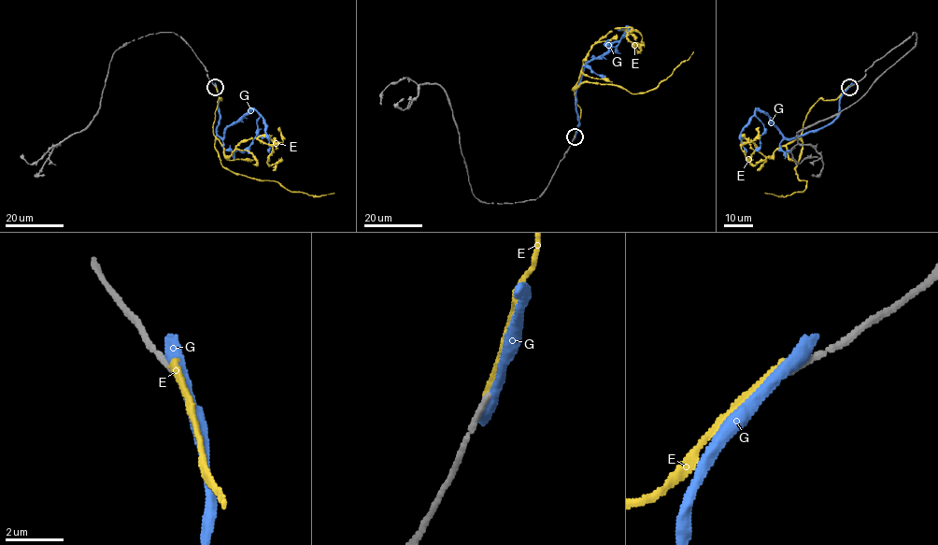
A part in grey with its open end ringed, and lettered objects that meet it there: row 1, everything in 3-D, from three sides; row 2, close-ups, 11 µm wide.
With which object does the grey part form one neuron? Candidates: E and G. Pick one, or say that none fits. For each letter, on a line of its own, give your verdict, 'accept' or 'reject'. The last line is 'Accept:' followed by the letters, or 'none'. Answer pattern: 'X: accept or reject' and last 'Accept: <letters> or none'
E: reject
G: reject
Accept: none

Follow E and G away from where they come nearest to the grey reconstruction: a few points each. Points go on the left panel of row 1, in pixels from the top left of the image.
E: (215, 87), (221, 100), (213, 131), (224, 167), (313, 197), (334, 193)
G: (215, 86), (221, 138), (248, 112), (258, 114), (249, 153)

